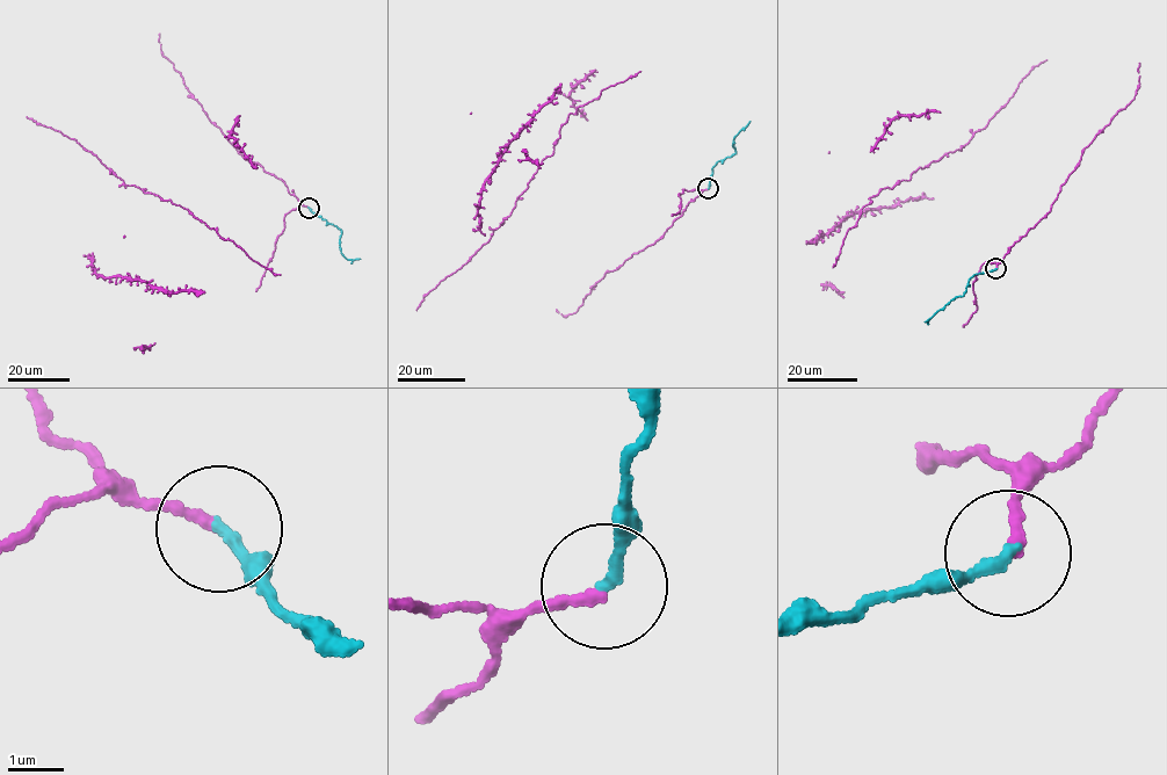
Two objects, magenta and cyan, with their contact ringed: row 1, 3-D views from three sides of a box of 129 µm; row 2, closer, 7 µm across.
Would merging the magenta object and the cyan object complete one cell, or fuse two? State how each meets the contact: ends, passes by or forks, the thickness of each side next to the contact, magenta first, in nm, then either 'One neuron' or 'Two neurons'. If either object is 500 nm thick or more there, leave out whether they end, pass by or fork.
At the ring magenta ends. At the ring cyan ends. Thickness 200 nm (magenta) against 200 nm. One neuron

